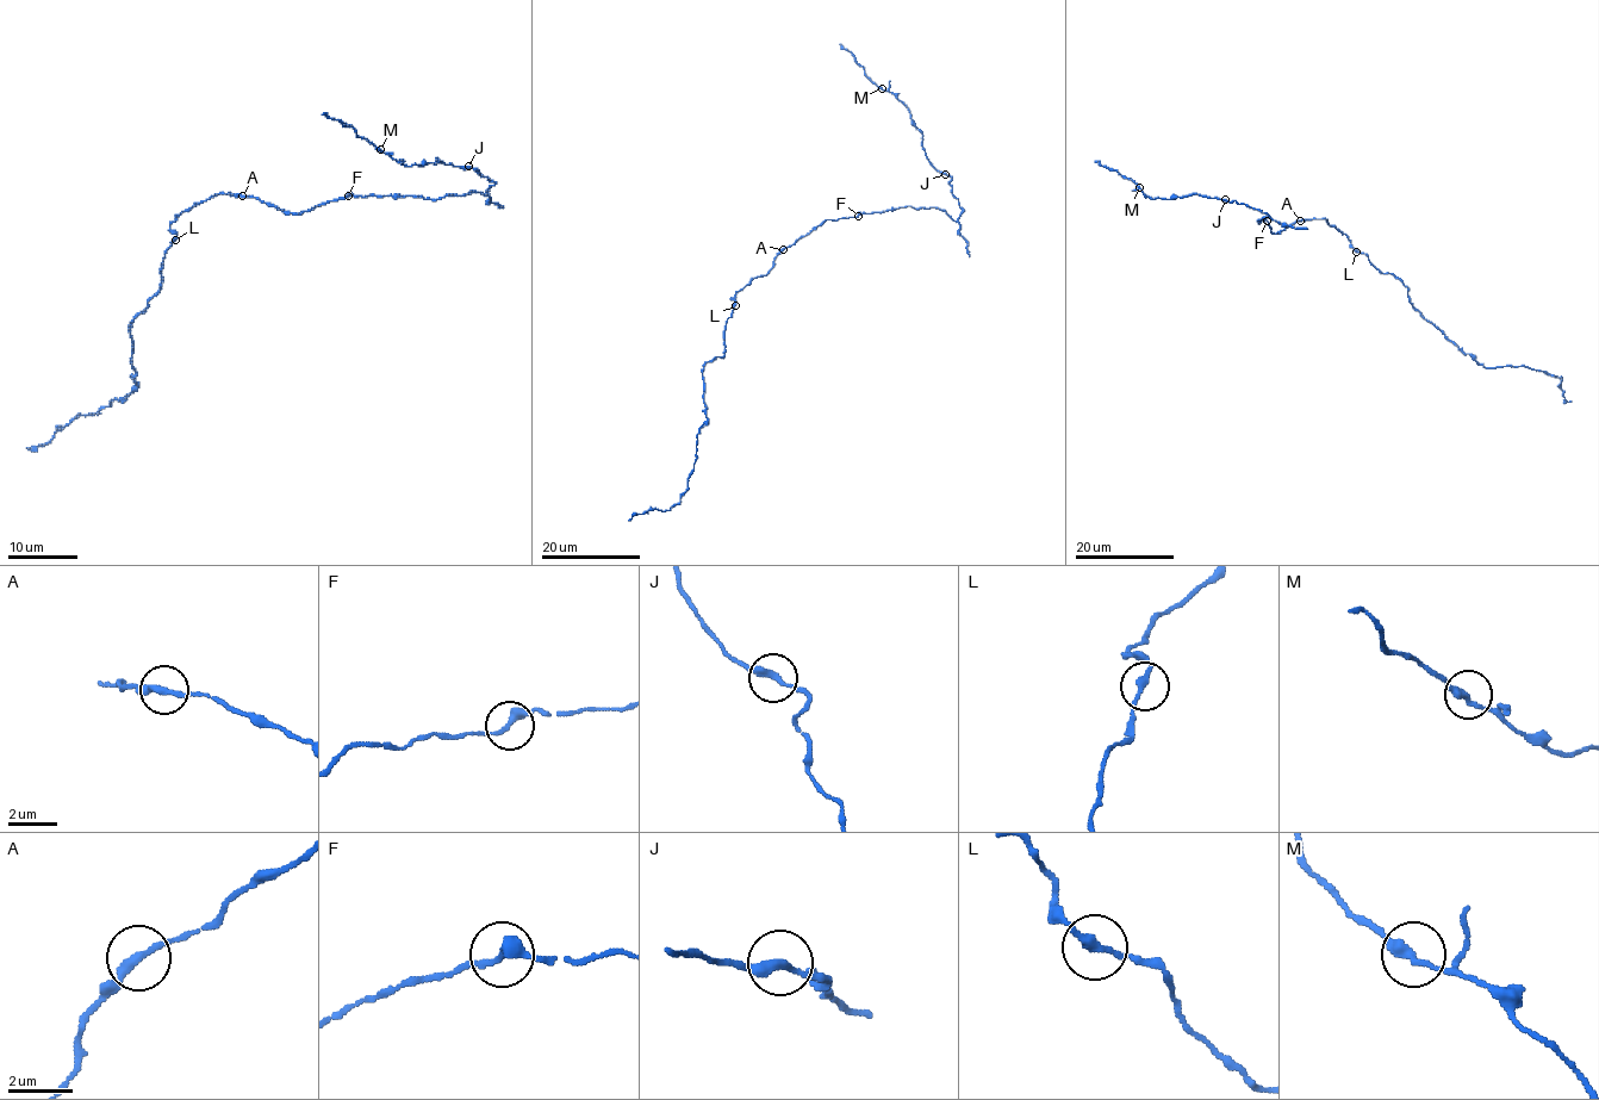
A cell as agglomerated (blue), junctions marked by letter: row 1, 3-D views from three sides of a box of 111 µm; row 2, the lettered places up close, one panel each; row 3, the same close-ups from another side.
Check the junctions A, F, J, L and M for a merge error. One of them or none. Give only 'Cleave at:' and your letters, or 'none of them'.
Cleave at: none of them

